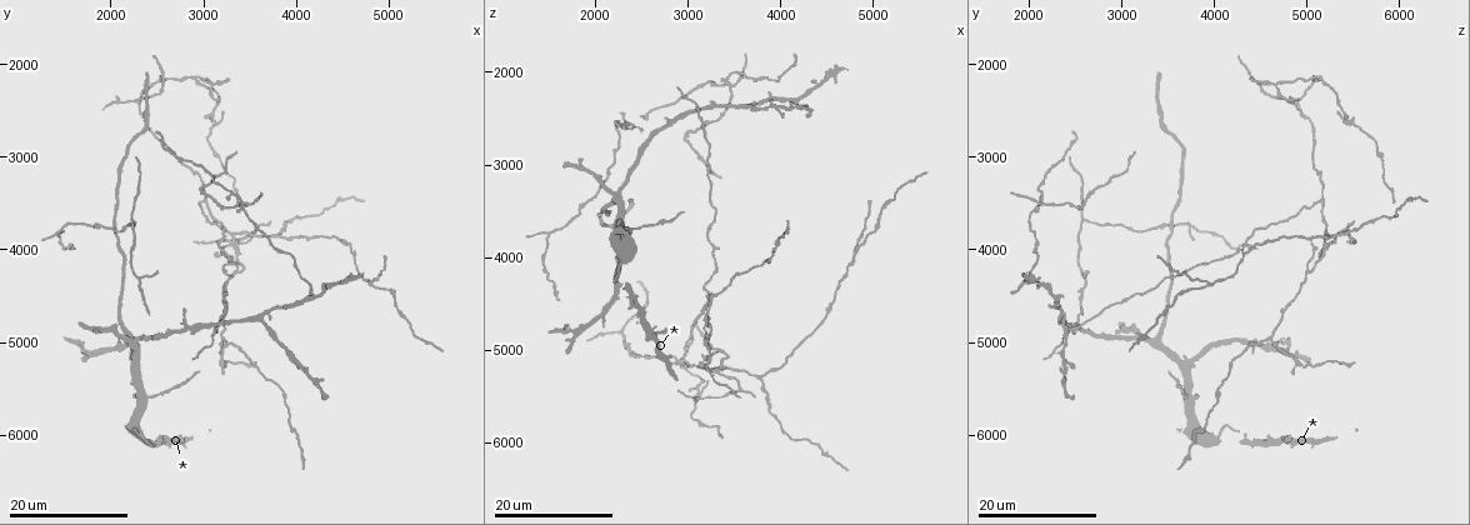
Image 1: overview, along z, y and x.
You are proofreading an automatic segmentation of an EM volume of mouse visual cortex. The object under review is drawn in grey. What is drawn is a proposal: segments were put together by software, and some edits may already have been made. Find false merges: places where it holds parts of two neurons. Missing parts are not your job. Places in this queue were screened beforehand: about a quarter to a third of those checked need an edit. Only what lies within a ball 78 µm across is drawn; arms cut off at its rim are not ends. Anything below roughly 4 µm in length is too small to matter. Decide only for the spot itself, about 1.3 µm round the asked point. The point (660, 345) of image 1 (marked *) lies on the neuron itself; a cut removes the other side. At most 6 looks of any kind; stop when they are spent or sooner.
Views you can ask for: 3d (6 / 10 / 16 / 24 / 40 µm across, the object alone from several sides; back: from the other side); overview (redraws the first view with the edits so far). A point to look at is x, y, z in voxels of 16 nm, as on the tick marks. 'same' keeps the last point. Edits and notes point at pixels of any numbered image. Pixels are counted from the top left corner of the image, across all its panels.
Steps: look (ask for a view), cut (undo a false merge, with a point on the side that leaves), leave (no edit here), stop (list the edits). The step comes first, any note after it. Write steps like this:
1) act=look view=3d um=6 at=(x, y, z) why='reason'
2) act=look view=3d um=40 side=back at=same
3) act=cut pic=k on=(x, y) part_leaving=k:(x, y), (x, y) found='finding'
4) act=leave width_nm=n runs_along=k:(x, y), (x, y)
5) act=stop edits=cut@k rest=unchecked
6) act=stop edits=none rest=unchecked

act=look view=3d um=16 at=(3200, 5000, 4600) why='branch point'

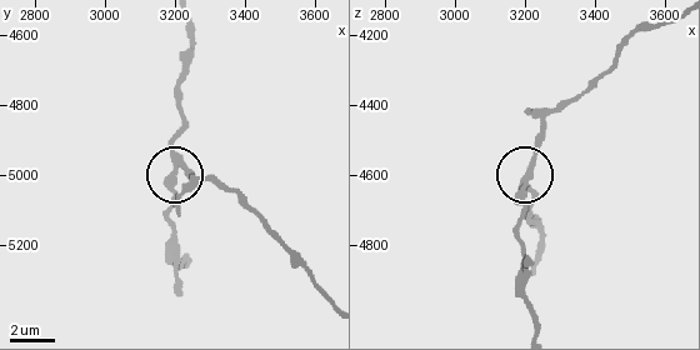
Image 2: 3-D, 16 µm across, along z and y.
act=look view=3d um=6 at=(3220, 4960, 4610)

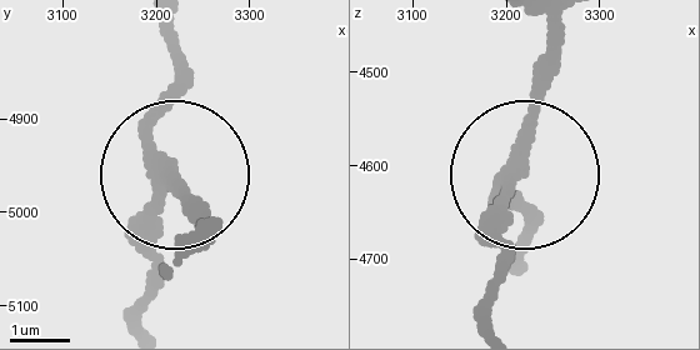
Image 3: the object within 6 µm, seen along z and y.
act=leave width_nm=240 runs_along=3:(165, 29), (150, 308) found='one neuron here'

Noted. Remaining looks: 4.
act=look view=3d um=24 at=(3350, 4200, 5000) why='arms part here'

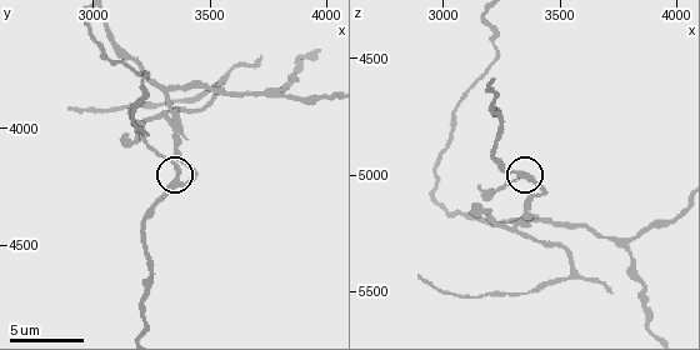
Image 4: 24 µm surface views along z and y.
act=look view=3d um=10 at=(3350, 4200, 5000) why='closer look'

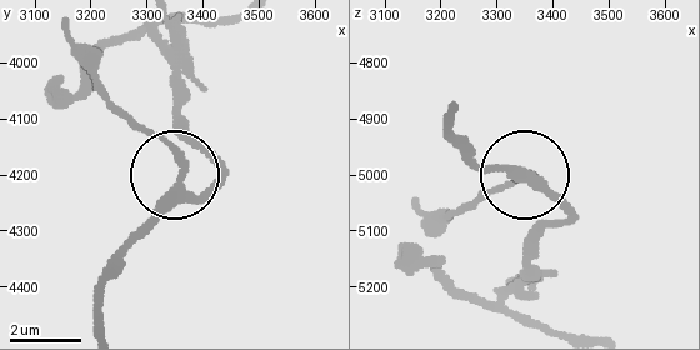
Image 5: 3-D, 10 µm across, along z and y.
act=look view=3d um=10 side=back at=(3365, 4190, 5005)

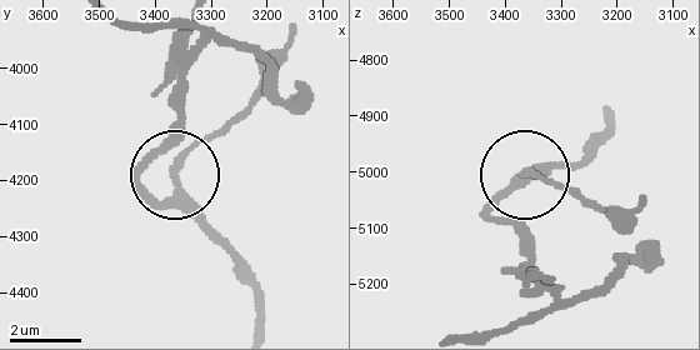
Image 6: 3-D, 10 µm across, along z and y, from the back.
act=leave arms=3 found='continuous, no second neuron'

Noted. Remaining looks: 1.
act=stop edits=none rest=unchecked

